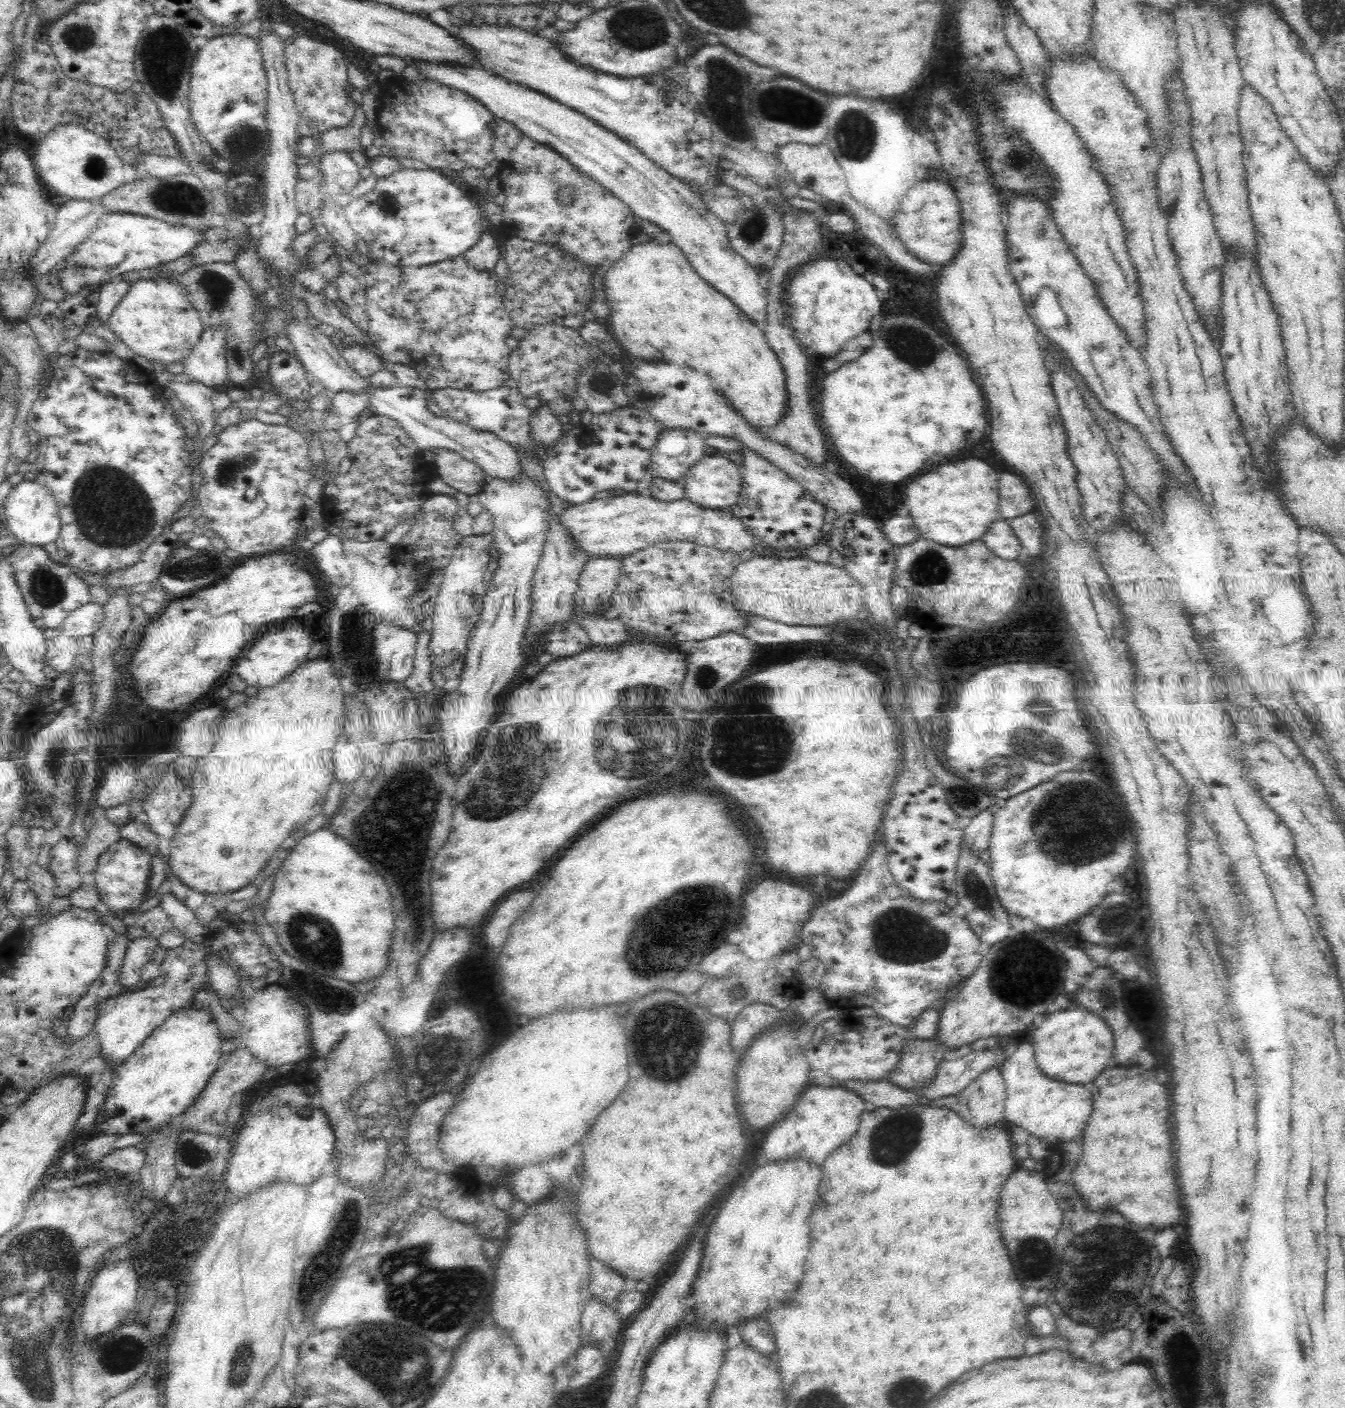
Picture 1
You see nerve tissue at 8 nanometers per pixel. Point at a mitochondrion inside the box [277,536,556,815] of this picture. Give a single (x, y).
(353, 637)

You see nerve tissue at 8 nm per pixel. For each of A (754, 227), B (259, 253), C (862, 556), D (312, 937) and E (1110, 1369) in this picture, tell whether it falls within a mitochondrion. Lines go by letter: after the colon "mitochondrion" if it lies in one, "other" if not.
A: mitochondrion
B: other
C: other
D: mitochondrion
E: other

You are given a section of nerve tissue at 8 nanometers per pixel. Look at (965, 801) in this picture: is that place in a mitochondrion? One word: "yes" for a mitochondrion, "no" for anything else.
yes

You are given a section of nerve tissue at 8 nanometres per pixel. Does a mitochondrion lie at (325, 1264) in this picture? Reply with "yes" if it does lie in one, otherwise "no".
yes

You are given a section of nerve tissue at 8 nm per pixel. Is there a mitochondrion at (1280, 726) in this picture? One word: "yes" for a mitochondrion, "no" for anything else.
no

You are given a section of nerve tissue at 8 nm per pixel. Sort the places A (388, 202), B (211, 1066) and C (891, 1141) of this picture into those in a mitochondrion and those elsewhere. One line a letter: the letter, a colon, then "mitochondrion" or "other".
A: mitochondrion
B: other
C: mitochondrion

